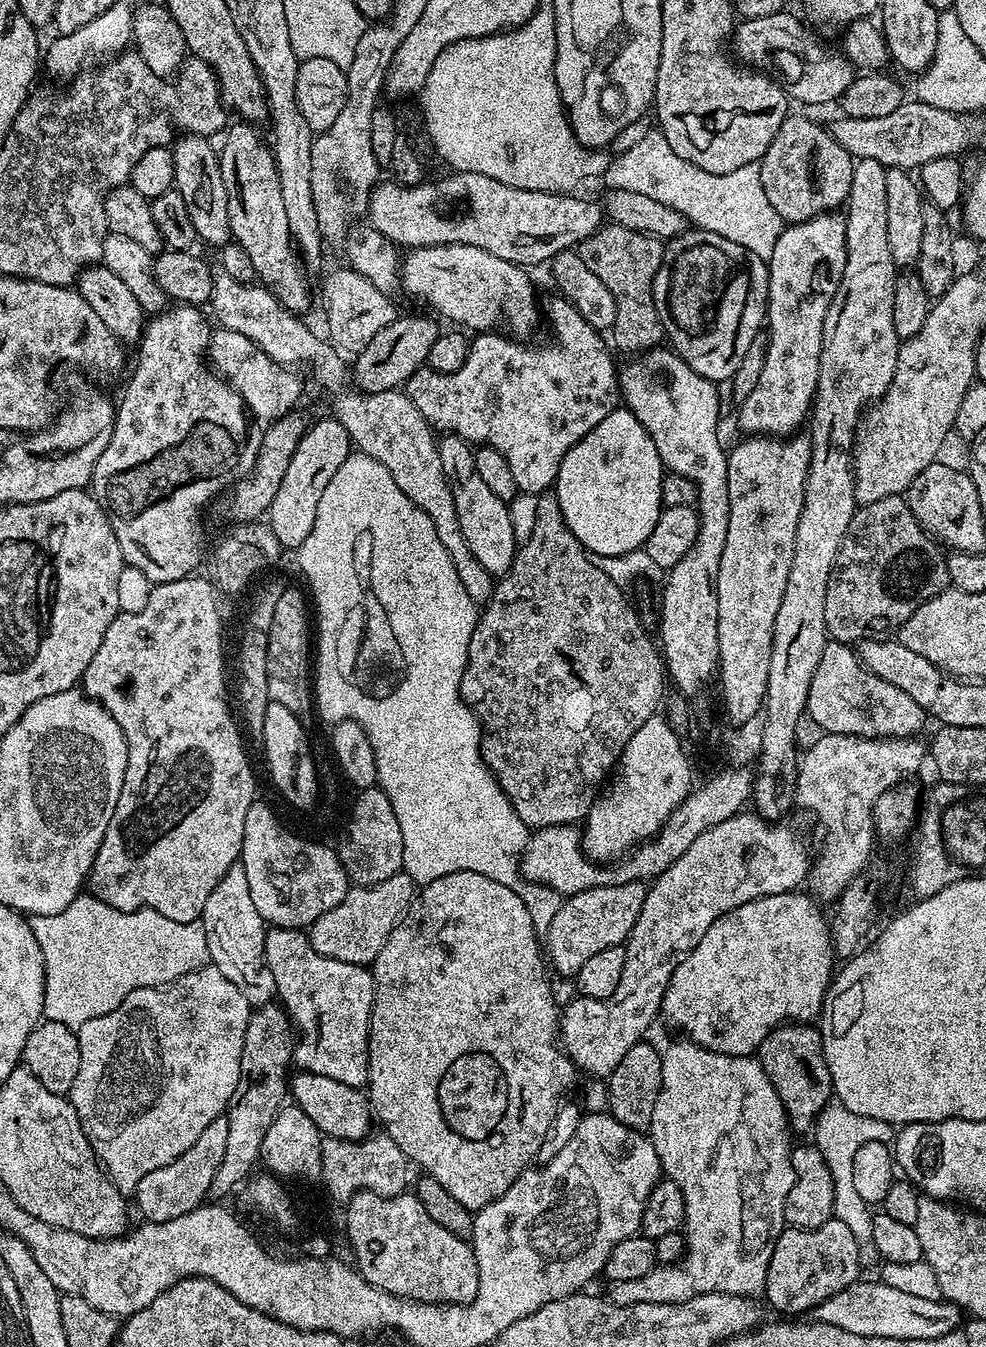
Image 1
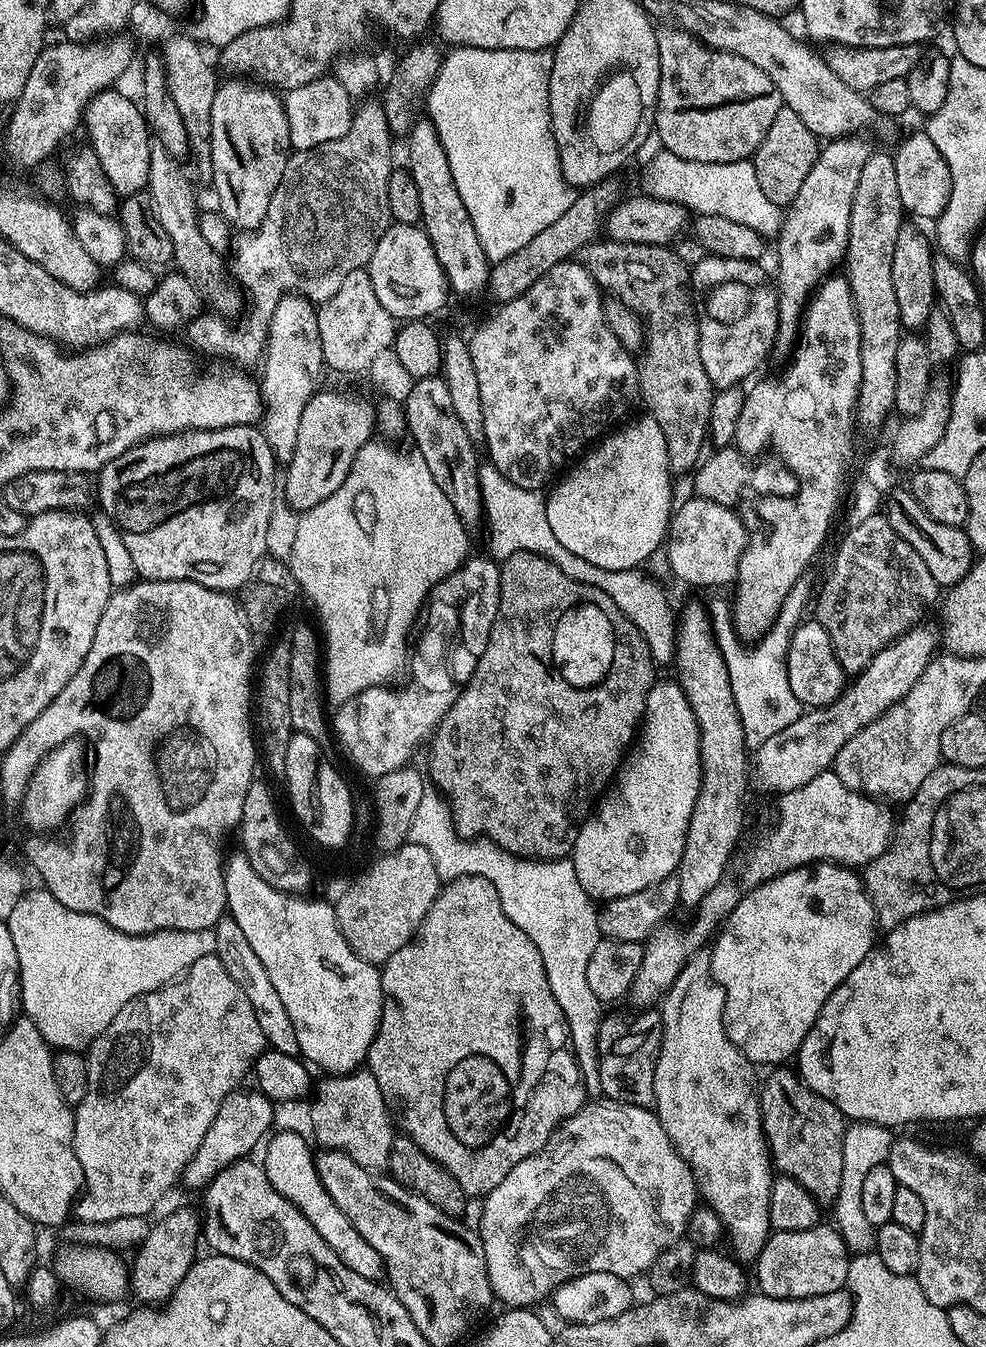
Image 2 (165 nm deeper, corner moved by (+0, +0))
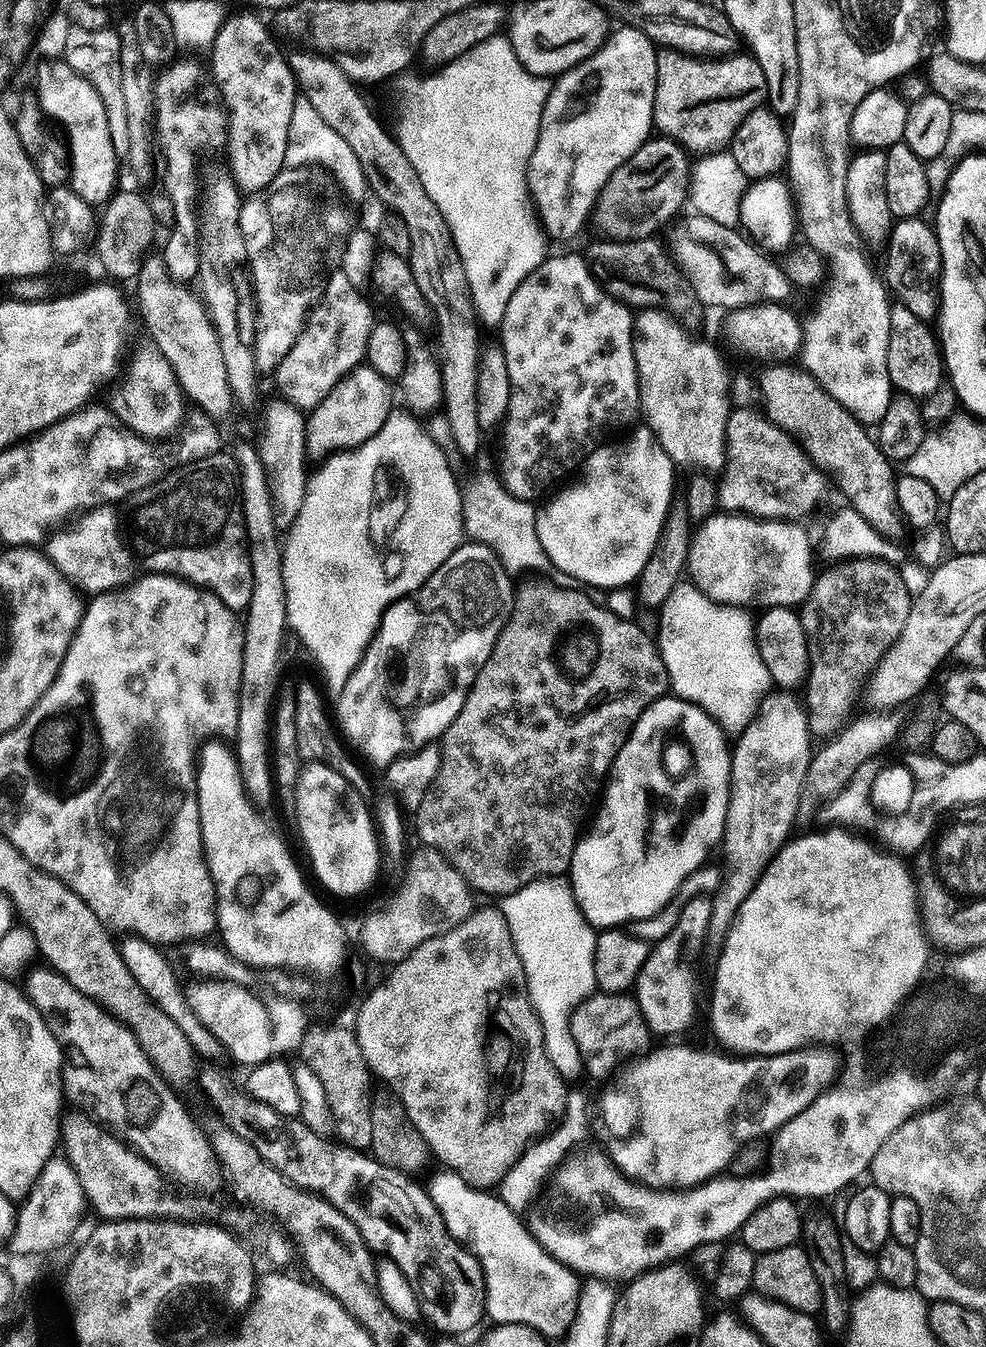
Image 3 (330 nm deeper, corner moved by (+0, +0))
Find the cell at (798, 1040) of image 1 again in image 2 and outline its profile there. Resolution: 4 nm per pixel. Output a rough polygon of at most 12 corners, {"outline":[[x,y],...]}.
{"outline":[[791,1067],[759,1085],[773,1169],[821,1206],[842,1186],[846,1117]]}

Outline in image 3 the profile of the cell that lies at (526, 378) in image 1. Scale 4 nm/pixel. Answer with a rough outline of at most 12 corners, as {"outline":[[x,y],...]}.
{"outline":[[580,256],[506,302],[504,488],[539,501],[641,415],[634,312]]}

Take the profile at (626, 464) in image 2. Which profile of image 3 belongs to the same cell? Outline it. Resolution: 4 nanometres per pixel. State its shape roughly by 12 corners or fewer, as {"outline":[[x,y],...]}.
{"outline":[[651,428],[601,442],[536,513],[589,589],[639,581],[677,469]]}

